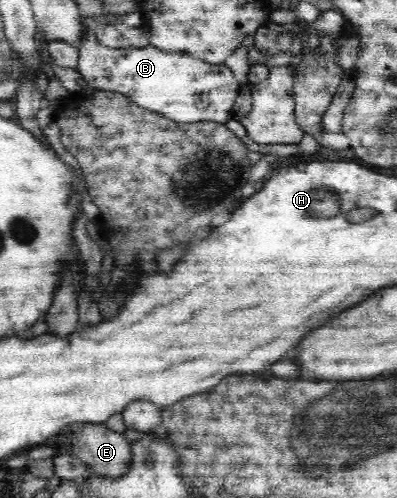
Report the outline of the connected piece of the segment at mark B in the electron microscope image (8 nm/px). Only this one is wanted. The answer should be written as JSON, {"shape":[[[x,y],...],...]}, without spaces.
{"shape":[[[83,17],[87,31],[85,39],[78,45],[79,62],[77,71],[88,83],[90,88],[96,90],[110,90],[123,93],[128,96],[136,105],[162,114],[168,119],[180,123],[194,123],[195,121],[217,121],[225,124],[234,118],[234,101],[240,95],[240,82],[236,80],[234,73],[225,65],[208,63],[204,60],[195,58],[186,52],[166,52],[154,46],[143,48],[122,48],[112,49],[98,42],[95,29],[89,27],[90,20]]]}

